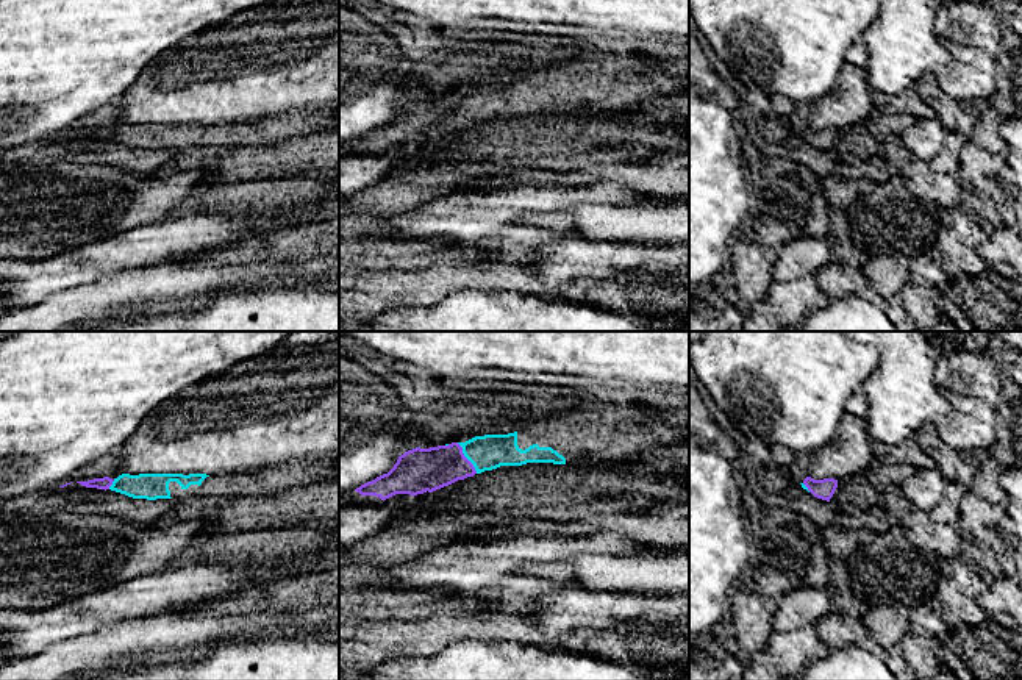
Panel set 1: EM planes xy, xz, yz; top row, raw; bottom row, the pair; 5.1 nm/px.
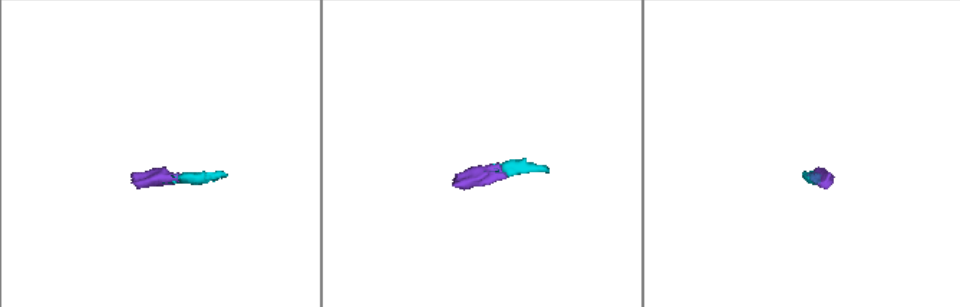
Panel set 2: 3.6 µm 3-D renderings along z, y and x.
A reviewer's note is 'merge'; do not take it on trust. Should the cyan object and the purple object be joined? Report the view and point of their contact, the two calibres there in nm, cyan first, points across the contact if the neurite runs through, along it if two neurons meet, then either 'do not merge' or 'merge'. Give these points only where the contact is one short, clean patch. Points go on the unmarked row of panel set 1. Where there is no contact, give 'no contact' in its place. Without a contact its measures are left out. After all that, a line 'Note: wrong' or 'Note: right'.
meets cyan in xz at (466, 107); 180 nm thick on the cyan side, 220 nm on the other; runs through xz (488, 102), (466, 107), (432, 119), (421, 119); merge
Note: right

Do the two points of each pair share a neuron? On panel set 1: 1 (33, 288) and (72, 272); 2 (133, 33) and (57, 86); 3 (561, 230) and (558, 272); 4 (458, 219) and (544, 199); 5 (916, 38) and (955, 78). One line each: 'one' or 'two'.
1: one
2: one
3: two
4: one
5: two

